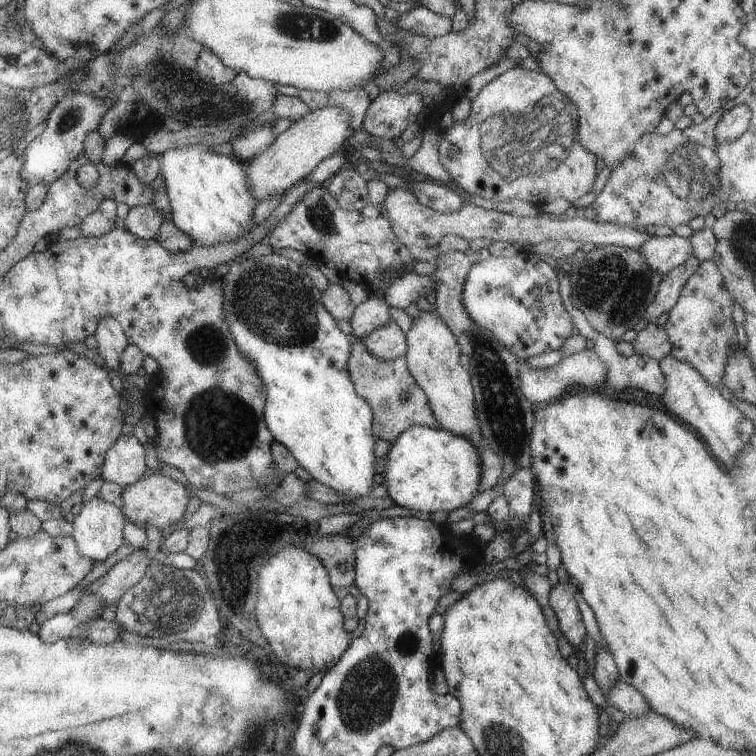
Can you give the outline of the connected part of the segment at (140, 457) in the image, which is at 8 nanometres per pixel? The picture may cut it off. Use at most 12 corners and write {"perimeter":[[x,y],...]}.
{"perimeter":[[133,435],[108,448],[100,478],[124,487],[145,472],[145,452]]}

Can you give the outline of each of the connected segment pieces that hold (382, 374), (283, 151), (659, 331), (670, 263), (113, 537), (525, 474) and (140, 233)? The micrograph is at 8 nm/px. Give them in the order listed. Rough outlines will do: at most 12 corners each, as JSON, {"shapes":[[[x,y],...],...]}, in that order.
{"shapes":[[[353,343],[348,375],[393,444],[409,427],[439,428],[405,356]],[[329,103],[246,162],[256,202],[283,194],[352,132]],[[650,322],[631,342],[658,362],[671,350],[664,327]],[[676,235],[649,237],[639,246],[645,264],[661,275],[692,255]],[[94,495],[73,516],[81,555],[100,563],[122,544],[117,503]],[[525,467],[502,484],[511,516],[529,522],[534,476]],[[151,204],[131,207],[124,228],[141,239],[157,238],[164,218]]]}

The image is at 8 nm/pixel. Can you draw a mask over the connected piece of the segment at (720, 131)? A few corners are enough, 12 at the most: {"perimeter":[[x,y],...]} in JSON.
{"perimeter":[[727,106],[717,123],[717,140],[734,141],[748,130],[750,108]]}

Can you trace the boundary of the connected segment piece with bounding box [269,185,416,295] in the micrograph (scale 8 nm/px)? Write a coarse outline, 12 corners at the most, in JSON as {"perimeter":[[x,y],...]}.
{"perimeter":[[312,185],[272,228],[273,249],[331,262],[383,294],[416,261],[383,204],[348,211]]}

